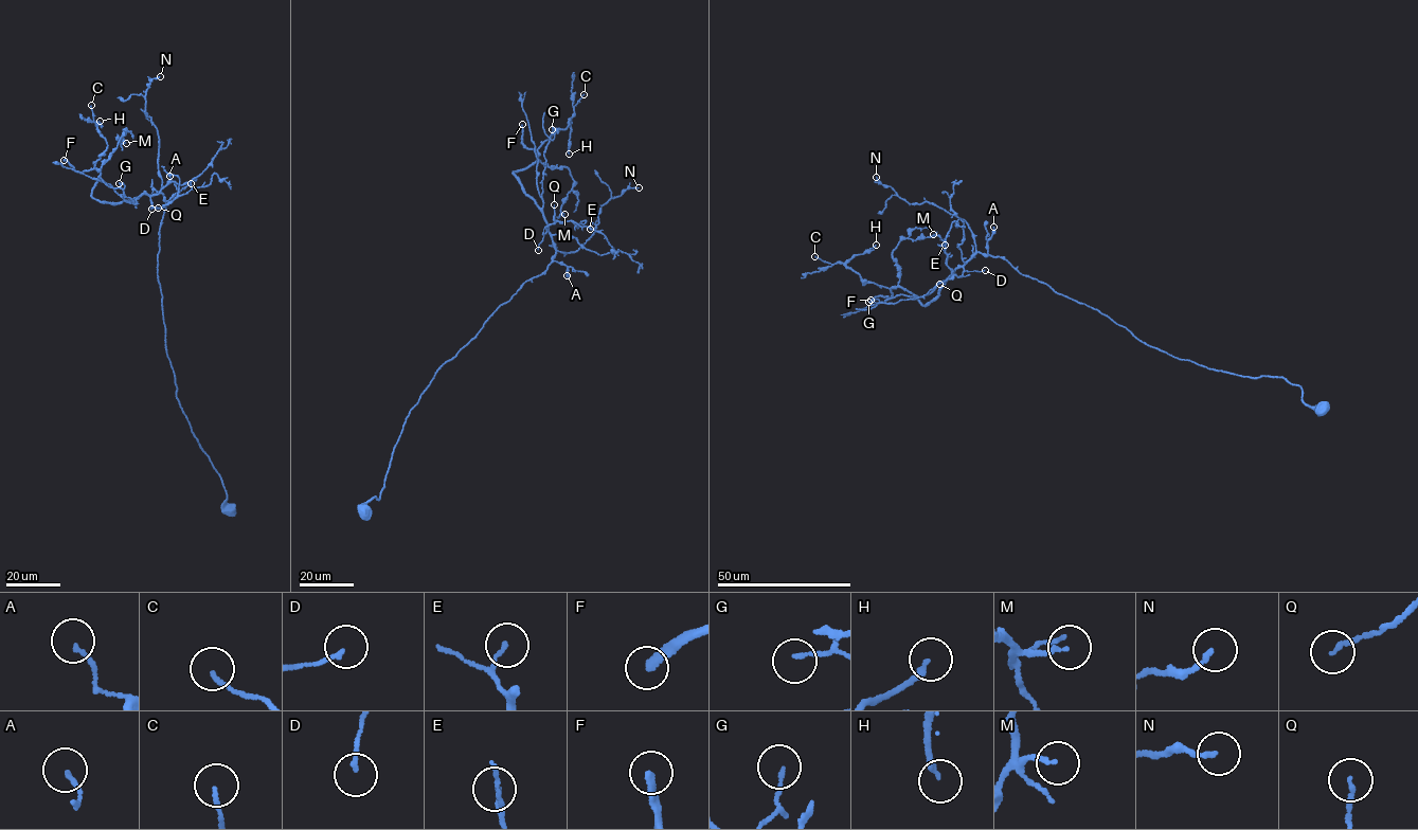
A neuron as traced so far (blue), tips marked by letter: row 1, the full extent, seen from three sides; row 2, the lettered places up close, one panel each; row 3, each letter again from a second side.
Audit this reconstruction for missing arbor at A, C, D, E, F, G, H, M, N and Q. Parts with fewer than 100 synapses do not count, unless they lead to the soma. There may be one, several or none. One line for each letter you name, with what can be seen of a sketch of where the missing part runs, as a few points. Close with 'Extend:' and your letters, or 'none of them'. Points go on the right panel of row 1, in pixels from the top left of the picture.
Extend: F

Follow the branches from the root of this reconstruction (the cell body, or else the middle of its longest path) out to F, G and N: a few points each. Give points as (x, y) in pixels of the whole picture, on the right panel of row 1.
F: (1322, 410), (1281, 377), (1209, 370), (1147, 345), (1000, 256), (974, 253), (926, 306), (900, 286), (871, 300)
G: (1322, 410), (1281, 377), (1209, 370), (1147, 345), (1000, 256), (974, 253), (923, 295), (868, 302)
N: (1322, 410), (1281, 377), (1209, 370), (1145, 344), (980, 253), (963, 220), (910, 204), (876, 177)

